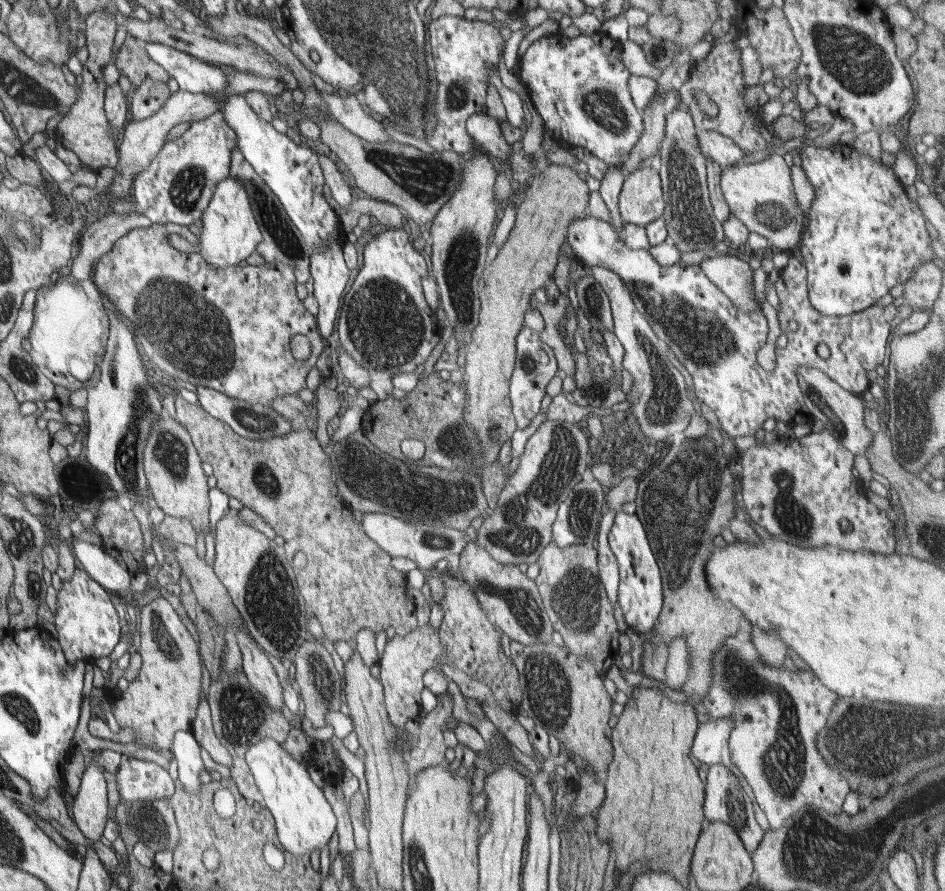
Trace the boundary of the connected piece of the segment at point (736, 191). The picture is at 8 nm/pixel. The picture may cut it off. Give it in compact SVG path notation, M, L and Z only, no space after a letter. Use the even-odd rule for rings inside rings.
M782 151L766 157L755 164L734 164L723 168L720 175L720 188L728 203L730 215L740 220L748 231L767 238L776 248L789 250L796 248L806 223L805 215L796 201L790 168Z

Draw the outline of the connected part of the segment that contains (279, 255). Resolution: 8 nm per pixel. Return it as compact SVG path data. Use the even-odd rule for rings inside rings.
M236 147L232 152L230 175L239 178L248 193L251 202L252 214L259 224L259 230L262 234L262 242L257 246L256 252L264 258L265 261L280 261L290 266L295 274L297 282L306 284L310 280L310 257L312 250L308 246L304 237L296 226L292 225L292 220L285 212L285 208L280 204L279 198L268 188L268 185L262 180L262 177L245 160L240 150Z

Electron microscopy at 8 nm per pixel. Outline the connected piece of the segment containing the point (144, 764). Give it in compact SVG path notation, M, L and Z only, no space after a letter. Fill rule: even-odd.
M125 754L115 777L119 796L129 805L135 800L169 799L175 792L176 781L164 767Z

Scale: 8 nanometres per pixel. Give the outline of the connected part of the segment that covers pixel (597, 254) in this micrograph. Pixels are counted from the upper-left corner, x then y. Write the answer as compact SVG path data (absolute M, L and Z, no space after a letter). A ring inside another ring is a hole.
M592 216L570 221L566 230L568 230L567 244L585 268L603 266L615 272L622 279L637 311L650 322L656 336L668 344L668 348L674 352L674 356L684 364L684 368L692 375L696 400L704 402L704 406L716 414L721 429L725 430L730 437L755 436L768 418L784 420L792 426L810 424L810 416L805 411L805 396L796 380L796 370L799 364L813 366L816 370L828 375L844 390L854 395L861 395L870 384L868 372L876 370L880 364L887 362L888 343L895 332L892 330L892 322L895 320L898 307L892 304L887 306L874 304L866 310L854 314L826 316L811 305L807 287L807 268L794 255L790 255L787 265L778 278L780 310L777 311L777 316L782 330L782 341L786 343L786 347L780 347L775 351L778 367L770 373L760 367L756 358L756 352L766 344L768 336L768 323L762 310L756 309L749 313L746 311L740 313L730 297L726 296L702 272L699 264L682 267L678 262L670 266L661 266L650 255L648 249L629 247L625 243L624 237L620 238L618 230L612 224ZM790 320L795 320L798 324L796 334L792 334L787 329L787 323ZM822 343L827 344L830 348L831 357L828 359L822 359L816 353L816 348Z

